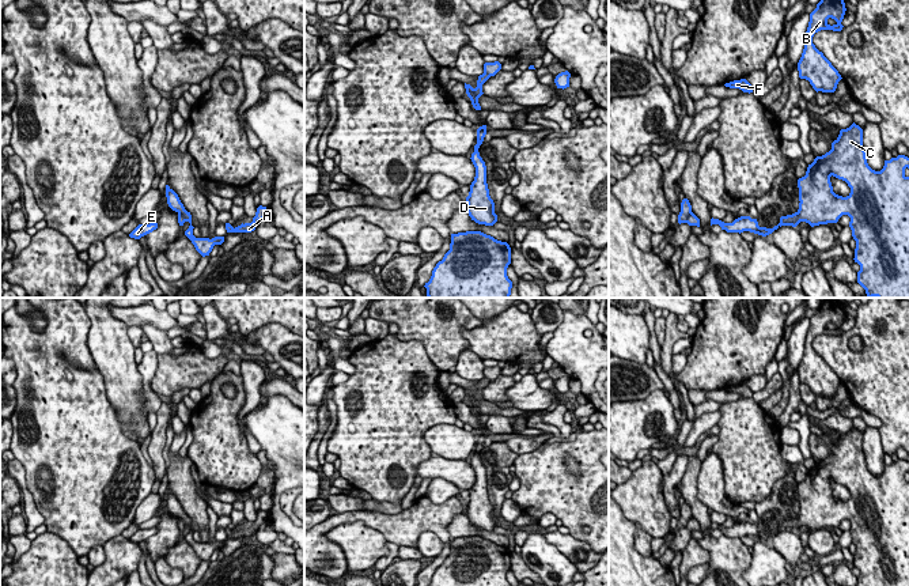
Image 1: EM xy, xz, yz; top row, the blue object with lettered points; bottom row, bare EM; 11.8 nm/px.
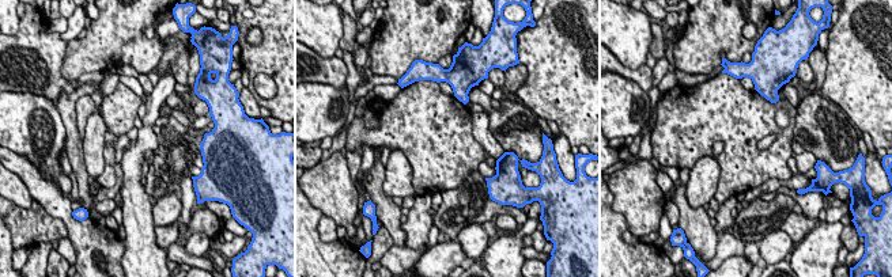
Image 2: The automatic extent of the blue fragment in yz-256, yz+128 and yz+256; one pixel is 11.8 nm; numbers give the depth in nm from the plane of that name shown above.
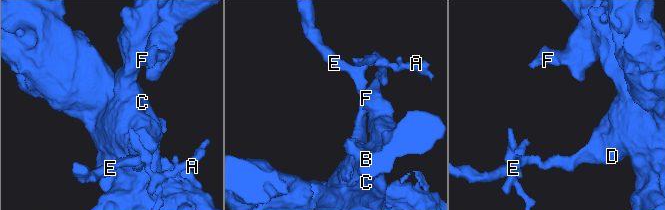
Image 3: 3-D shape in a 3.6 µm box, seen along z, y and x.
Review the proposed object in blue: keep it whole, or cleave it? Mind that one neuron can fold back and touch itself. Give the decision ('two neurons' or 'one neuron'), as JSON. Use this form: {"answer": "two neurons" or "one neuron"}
{"answer": "two neurons"}

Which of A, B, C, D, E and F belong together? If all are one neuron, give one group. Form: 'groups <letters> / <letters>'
groups A / B C D E F

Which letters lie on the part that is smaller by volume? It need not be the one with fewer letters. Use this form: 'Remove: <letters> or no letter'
Remove: A

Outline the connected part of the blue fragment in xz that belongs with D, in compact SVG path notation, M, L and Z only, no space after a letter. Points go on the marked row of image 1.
M482 125L477 129L477 144L474 145L474 152L470 158L476 167L476 177L470 185L469 196L466 197L466 211L471 220L474 220L476 223L493 226L497 222L497 215L495 213L495 203L489 196L486 184L486 166L478 152L485 135L486 125Z

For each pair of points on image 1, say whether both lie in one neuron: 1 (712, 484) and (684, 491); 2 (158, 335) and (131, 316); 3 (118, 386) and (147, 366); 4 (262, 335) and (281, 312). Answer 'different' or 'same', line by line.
1: different
2: different
3: different
4: different

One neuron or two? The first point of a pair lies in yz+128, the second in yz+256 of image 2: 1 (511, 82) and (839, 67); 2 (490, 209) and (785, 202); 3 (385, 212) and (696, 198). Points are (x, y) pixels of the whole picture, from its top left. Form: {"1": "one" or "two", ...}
{"1": "two", "2": "one", "3": "two"}

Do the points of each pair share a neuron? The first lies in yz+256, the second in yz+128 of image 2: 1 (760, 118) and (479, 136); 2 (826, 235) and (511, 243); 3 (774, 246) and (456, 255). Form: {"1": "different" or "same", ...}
{"1": "different", "2": "same", "3": "different"}

